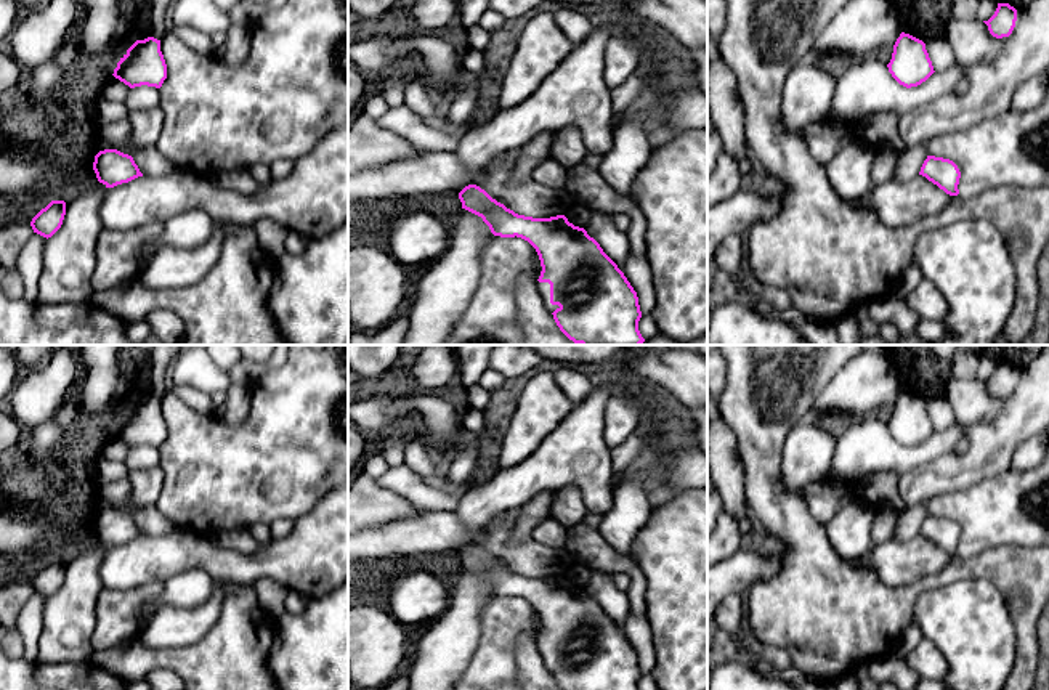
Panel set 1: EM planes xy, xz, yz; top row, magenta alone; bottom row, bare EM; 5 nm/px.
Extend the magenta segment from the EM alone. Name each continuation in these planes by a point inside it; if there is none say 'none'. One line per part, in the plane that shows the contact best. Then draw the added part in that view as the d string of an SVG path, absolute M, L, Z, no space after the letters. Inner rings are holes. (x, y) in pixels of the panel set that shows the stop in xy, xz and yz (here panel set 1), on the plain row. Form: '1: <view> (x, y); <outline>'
1: xz (544, 647); M537 640L536 645L537 645L537 650L550 672L553 672L557 668L560 668L558 664L550 663L550 643L549 642Z

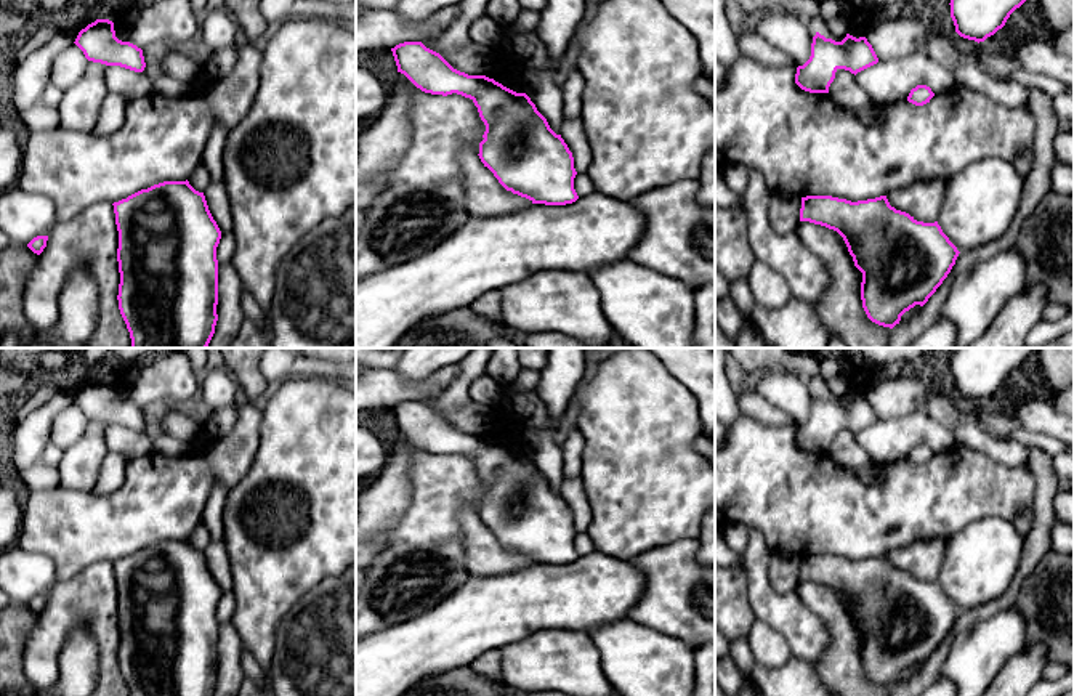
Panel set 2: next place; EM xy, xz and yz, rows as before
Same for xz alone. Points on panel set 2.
none

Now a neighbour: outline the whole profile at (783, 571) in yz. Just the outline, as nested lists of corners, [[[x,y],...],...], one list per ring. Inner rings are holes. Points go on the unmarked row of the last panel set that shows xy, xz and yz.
[[[771,553],[768,563],[768,581],[777,593],[797,590],[800,584],[801,556]]]

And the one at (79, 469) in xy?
[[[88,420],[82,438],[63,452],[56,468],[64,488],[93,491],[101,463],[109,452],[104,443],[106,427],[106,423]]]

